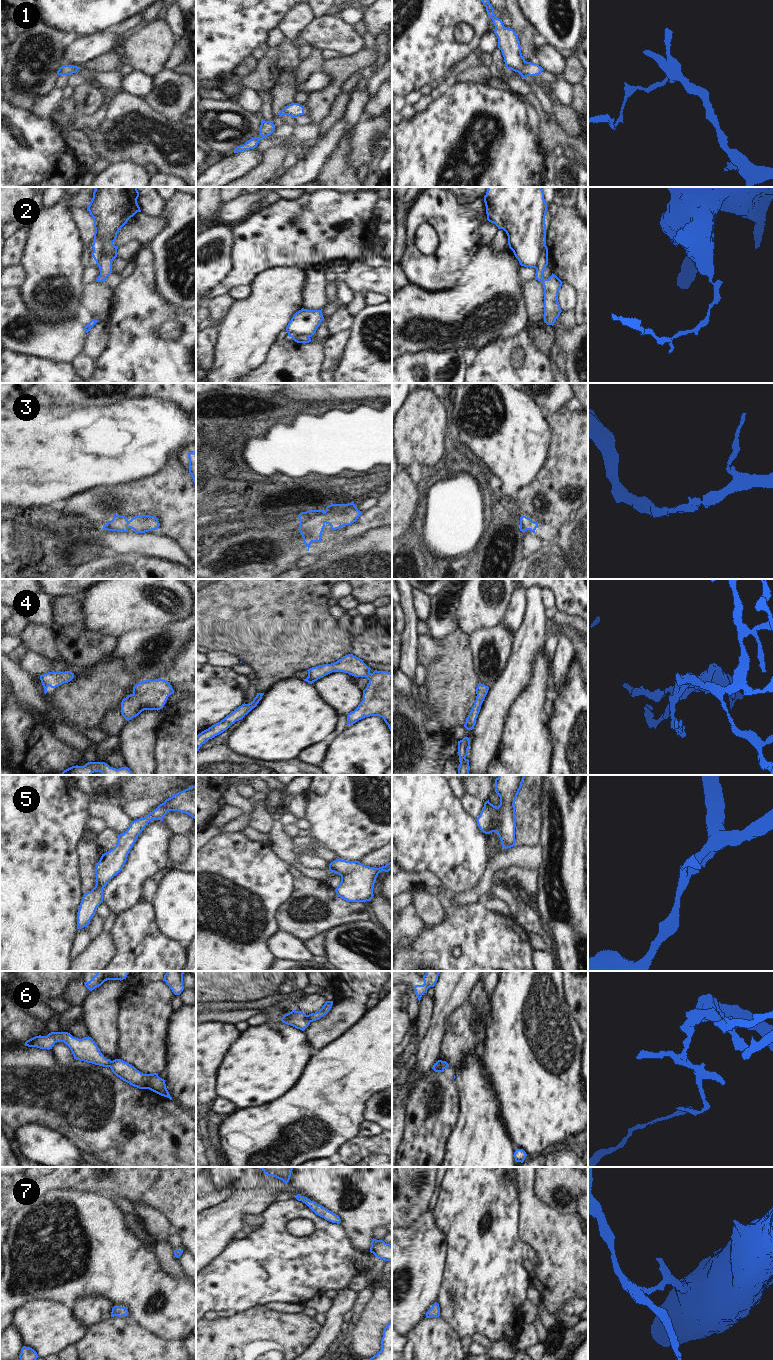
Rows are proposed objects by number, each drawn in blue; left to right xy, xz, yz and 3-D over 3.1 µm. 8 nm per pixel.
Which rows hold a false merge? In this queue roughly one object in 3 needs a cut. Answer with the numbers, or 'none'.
2, 6

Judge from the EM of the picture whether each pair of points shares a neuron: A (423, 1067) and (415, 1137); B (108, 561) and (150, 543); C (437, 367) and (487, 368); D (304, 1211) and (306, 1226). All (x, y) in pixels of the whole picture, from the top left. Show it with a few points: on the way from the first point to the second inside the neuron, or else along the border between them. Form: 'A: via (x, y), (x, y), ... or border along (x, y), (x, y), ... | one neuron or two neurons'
A: border along (422, 1076), (410, 1086), (408, 1096) | two neurons
B: border along (121, 551), (113, 555), (91, 552) | two neurons
C: border along (468, 367), (465, 372) | two neurons
D: border along (284, 1225), (292, 1219), (308, 1218), (315, 1228) | two neurons

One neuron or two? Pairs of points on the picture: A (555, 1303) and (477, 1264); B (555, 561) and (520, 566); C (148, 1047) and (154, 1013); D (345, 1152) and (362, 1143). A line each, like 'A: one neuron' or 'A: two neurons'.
A: two neurons
B: one neuron
C: one neuron
D: one neuron

